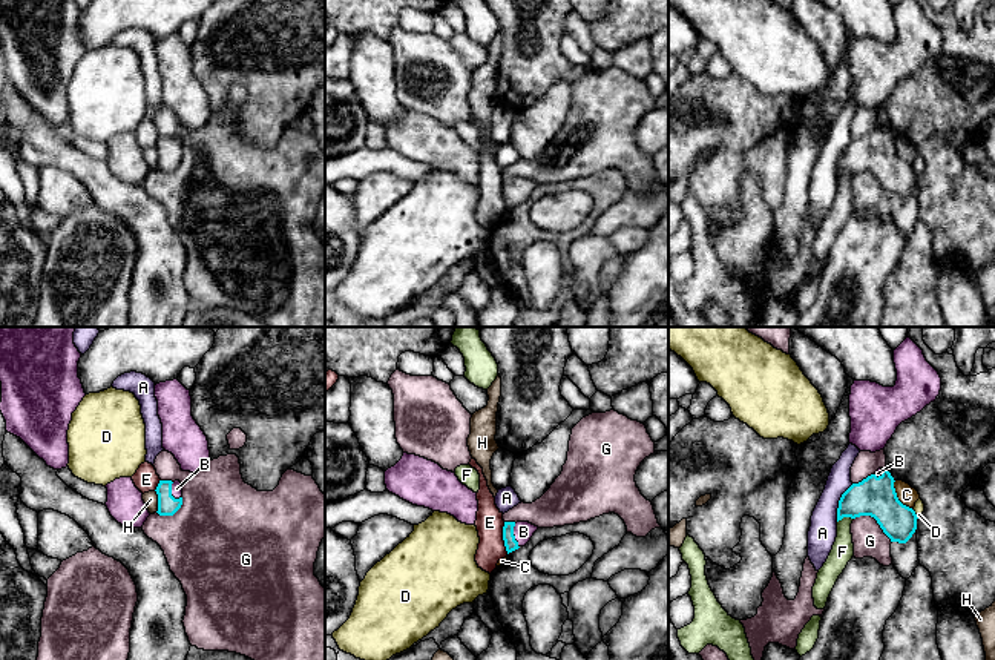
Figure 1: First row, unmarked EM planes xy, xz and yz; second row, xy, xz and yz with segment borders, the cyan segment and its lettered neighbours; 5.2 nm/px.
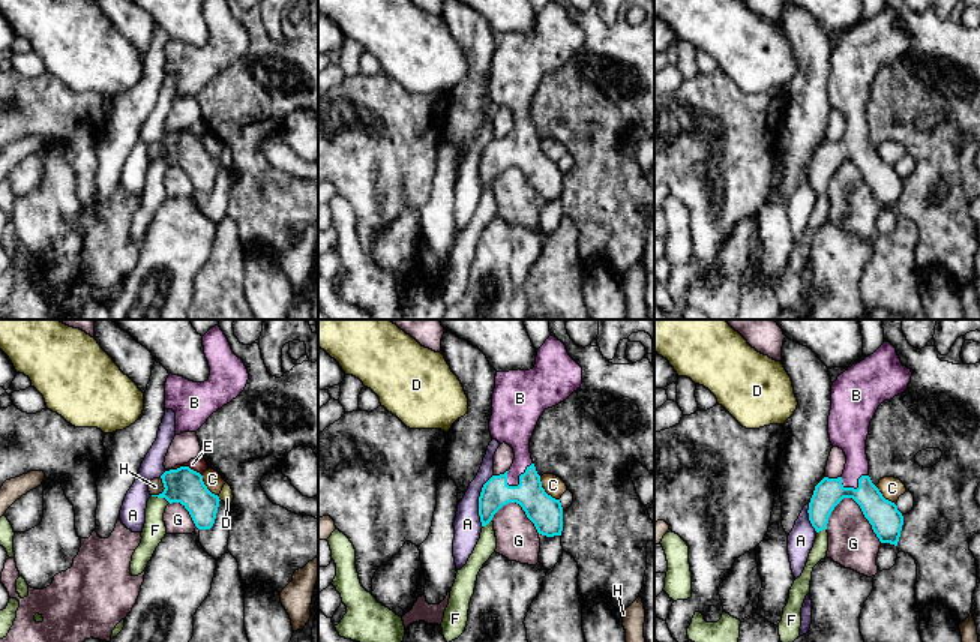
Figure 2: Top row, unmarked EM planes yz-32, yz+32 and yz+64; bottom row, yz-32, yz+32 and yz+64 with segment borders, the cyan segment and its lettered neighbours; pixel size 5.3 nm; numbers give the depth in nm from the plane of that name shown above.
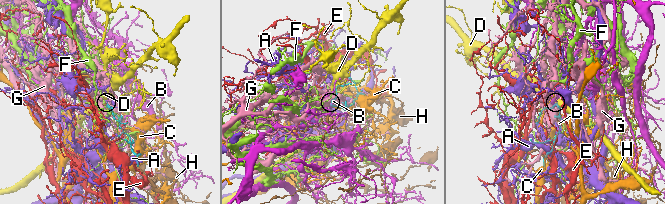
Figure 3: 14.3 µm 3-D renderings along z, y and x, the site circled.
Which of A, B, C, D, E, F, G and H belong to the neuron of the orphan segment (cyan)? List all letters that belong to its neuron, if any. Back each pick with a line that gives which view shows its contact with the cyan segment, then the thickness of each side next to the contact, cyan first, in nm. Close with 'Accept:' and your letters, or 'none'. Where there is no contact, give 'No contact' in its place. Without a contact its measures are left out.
B: Touches cyan in xy. Thickness 110 nm (cyan) against 60 nm
Accept: B

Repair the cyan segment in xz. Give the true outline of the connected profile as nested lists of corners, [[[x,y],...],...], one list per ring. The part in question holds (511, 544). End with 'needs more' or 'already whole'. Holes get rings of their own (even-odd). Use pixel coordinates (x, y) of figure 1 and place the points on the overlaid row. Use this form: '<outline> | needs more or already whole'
[[[504,522],[503,526],[503,540],[507,554],[518,549],[520,546],[524,546],[534,533],[538,530],[538,526],[529,523],[529,522]]] | needs more

